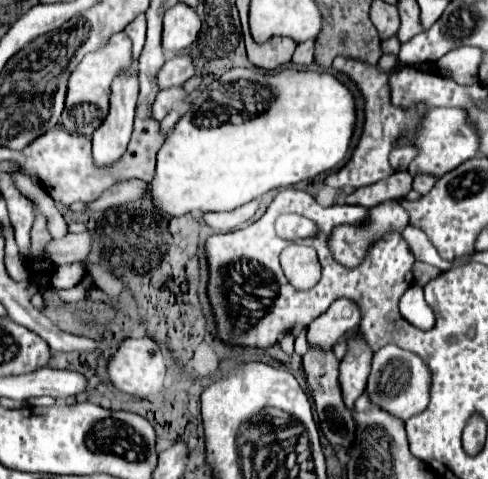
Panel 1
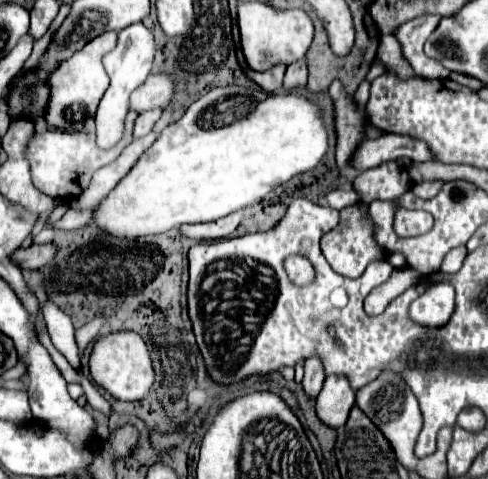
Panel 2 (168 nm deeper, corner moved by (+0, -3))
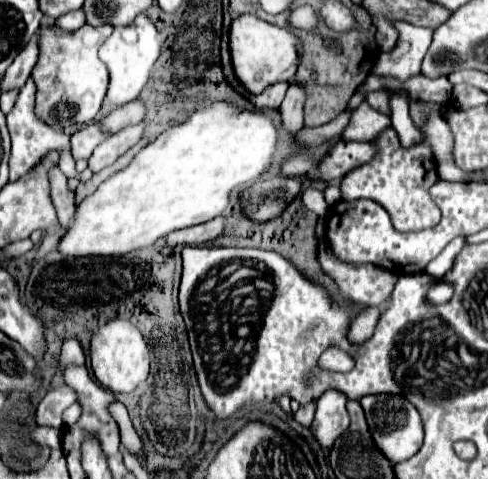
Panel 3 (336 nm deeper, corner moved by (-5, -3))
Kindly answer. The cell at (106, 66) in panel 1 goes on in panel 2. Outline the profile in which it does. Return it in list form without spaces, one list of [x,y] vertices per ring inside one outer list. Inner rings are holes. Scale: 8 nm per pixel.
[[[106,31],[102,35],[98,35],[96,39],[92,39],[82,51],[78,51],[74,57],[70,57],[68,61],[64,61],[52,75],[50,75],[50,105],[48,105],[48,113],[46,113],[46,123],[50,127],[62,129],[62,131],[82,131],[86,119],[96,115],[98,103],[108,87],[108,75],[104,71],[102,65],[102,57],[114,49],[118,41],[118,33],[116,31]]]

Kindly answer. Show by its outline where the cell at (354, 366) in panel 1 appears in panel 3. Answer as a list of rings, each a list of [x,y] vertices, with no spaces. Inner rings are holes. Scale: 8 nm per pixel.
[[[329,389],[323,393],[323,397],[319,397],[311,431],[315,435],[315,427],[317,427],[315,439],[319,441],[321,447],[331,447],[335,439],[347,429],[349,415],[347,415],[345,403],[347,403],[347,397],[335,389]]]

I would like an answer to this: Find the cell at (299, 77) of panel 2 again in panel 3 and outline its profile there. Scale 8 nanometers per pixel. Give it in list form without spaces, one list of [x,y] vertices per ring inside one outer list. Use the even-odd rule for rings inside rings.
[[[291,85],[281,107],[279,107],[283,129],[295,133],[303,127],[303,103],[305,103],[303,89],[297,85]]]

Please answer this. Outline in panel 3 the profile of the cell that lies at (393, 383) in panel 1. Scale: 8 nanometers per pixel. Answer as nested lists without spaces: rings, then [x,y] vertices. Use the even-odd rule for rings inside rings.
[[[367,395],[361,399],[361,407],[371,429],[371,437],[377,449],[391,461],[401,463],[413,457],[423,443],[423,425],[417,409],[405,401],[401,395]]]

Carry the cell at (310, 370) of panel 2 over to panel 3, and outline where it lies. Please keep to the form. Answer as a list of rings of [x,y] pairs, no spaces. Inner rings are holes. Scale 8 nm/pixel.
[[[309,403],[309,405],[299,407],[299,411],[293,415],[293,419],[295,419],[299,425],[309,427],[311,421],[313,421],[313,413],[315,413],[315,403]]]

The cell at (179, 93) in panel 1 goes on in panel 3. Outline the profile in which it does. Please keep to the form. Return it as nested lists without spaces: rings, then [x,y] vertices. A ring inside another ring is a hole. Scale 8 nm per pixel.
[[[139,123],[135,127],[125,127],[117,135],[113,135],[113,137],[105,139],[101,145],[97,145],[95,151],[93,151],[93,155],[89,157],[89,169],[93,173],[97,173],[97,171],[105,169],[107,165],[115,163],[115,159],[119,155],[123,155],[127,149],[131,149],[141,139],[143,127],[145,127],[143,123]]]

